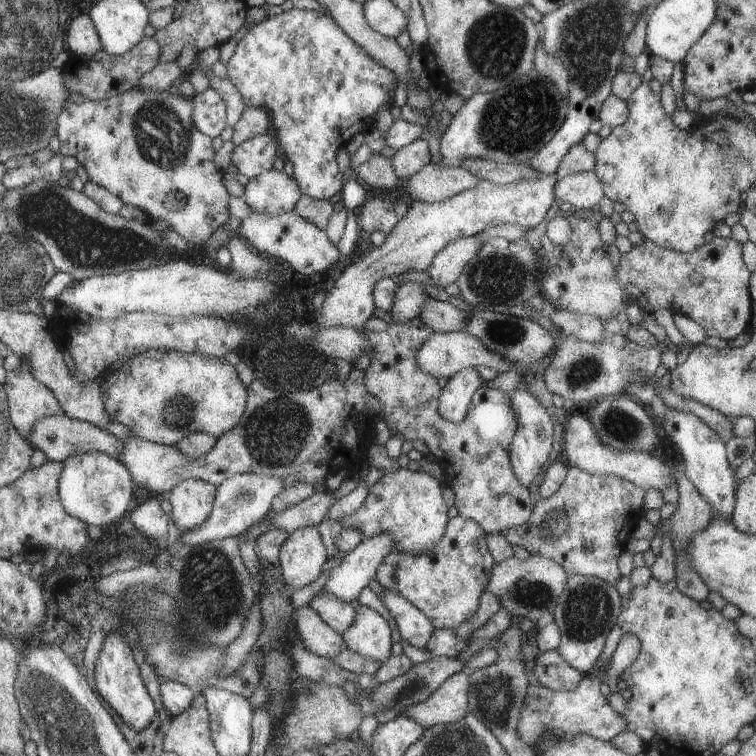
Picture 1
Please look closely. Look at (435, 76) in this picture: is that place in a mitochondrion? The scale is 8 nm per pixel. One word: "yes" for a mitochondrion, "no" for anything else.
no

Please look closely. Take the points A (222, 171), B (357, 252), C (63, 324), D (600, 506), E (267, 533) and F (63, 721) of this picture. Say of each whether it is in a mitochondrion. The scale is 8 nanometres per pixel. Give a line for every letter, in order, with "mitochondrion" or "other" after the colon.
A: other
B: other
C: other
D: other
E: other
F: mitochondrion

